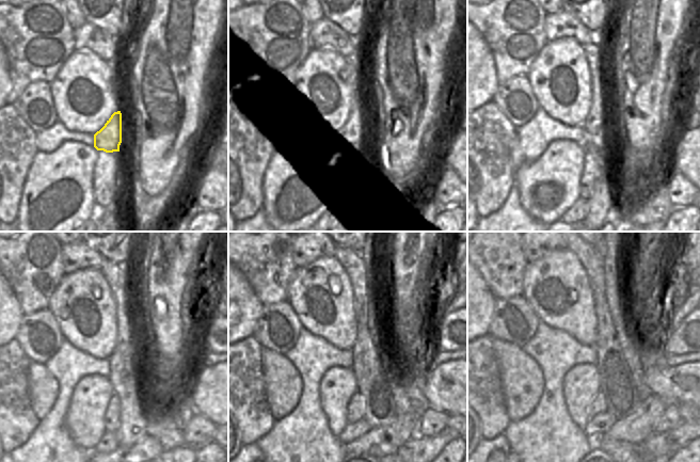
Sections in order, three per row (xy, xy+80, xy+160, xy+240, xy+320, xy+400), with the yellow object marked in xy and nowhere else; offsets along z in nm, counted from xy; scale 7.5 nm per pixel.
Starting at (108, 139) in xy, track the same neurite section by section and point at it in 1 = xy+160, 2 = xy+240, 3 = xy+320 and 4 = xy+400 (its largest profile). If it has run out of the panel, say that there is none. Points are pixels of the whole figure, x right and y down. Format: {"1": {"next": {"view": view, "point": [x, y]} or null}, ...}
{"1": {"next": {"view": "xy+160", "point": [592, 124]}}, "2": {"next": {"view": "xy+240", "point": [115, 274]}}, "3": {"next": {"view": "xy+320", "point": [352, 263]}}, "4": {"next": {"view": "xy+400", "point": [592, 260]}}}

